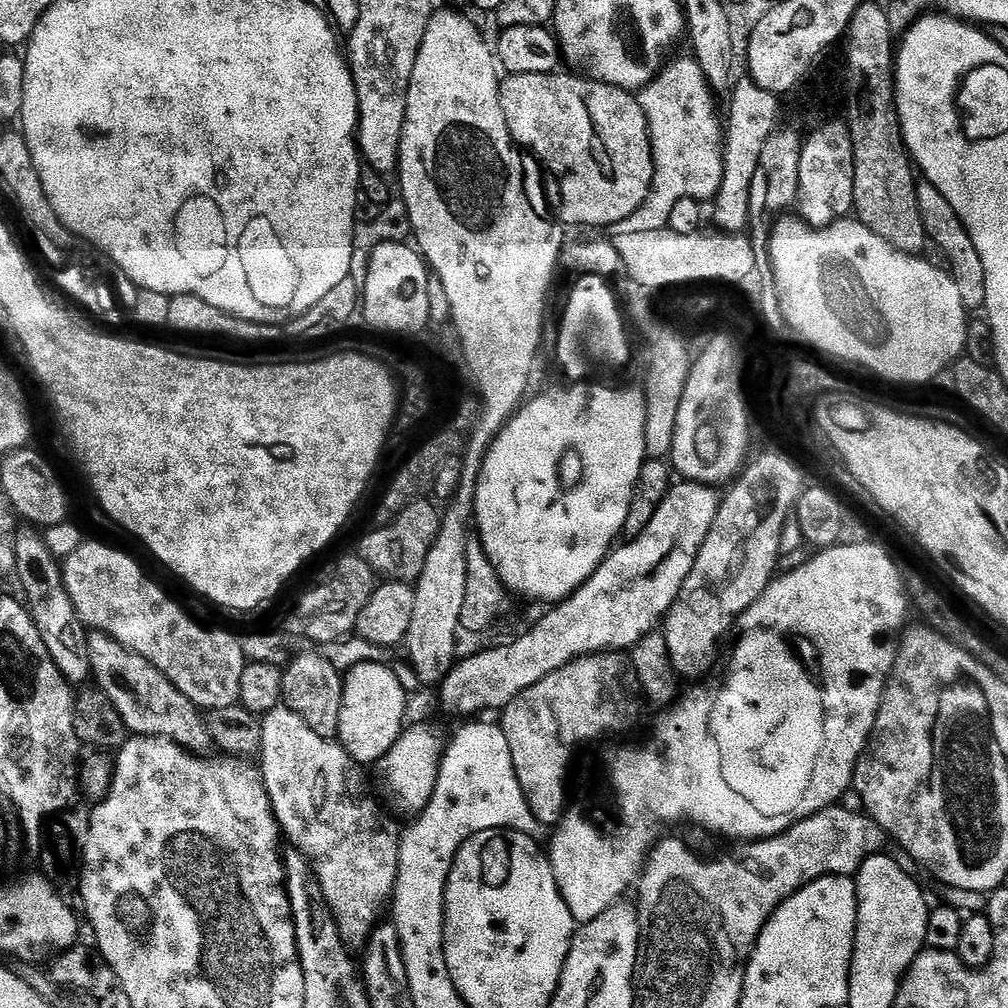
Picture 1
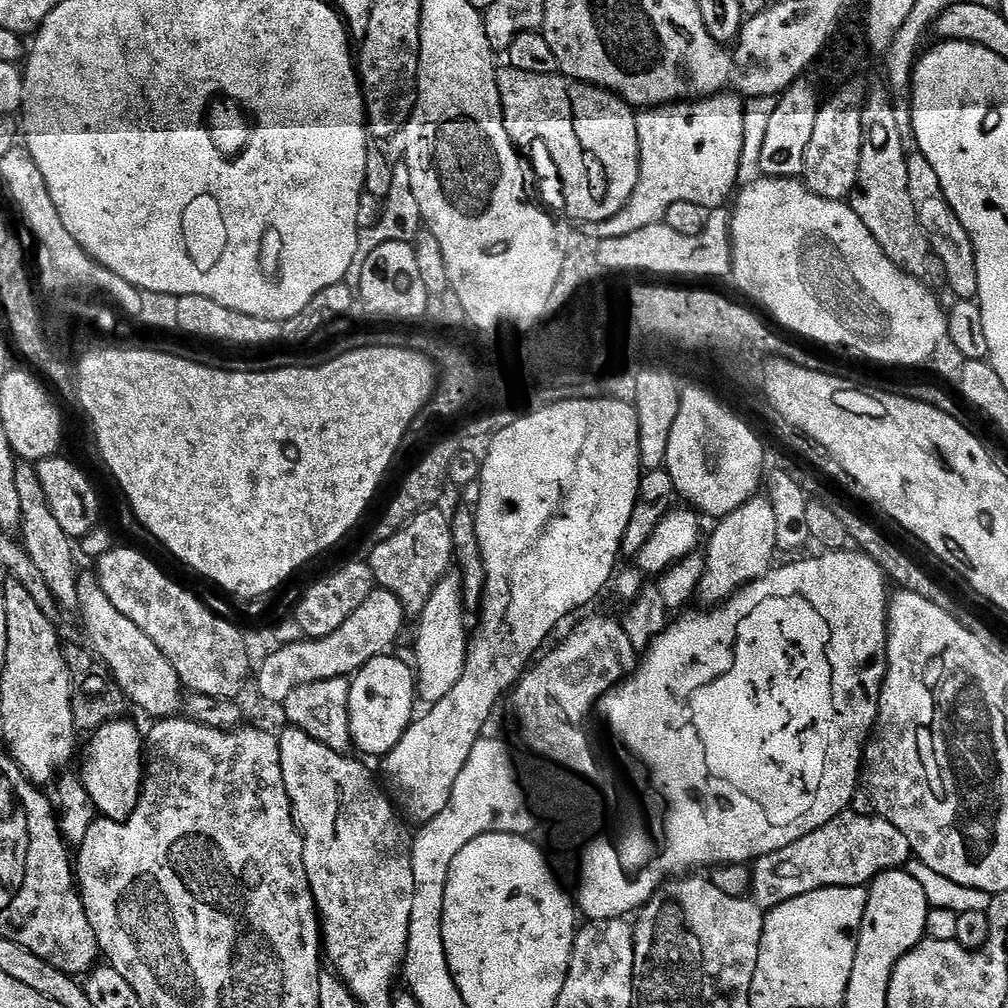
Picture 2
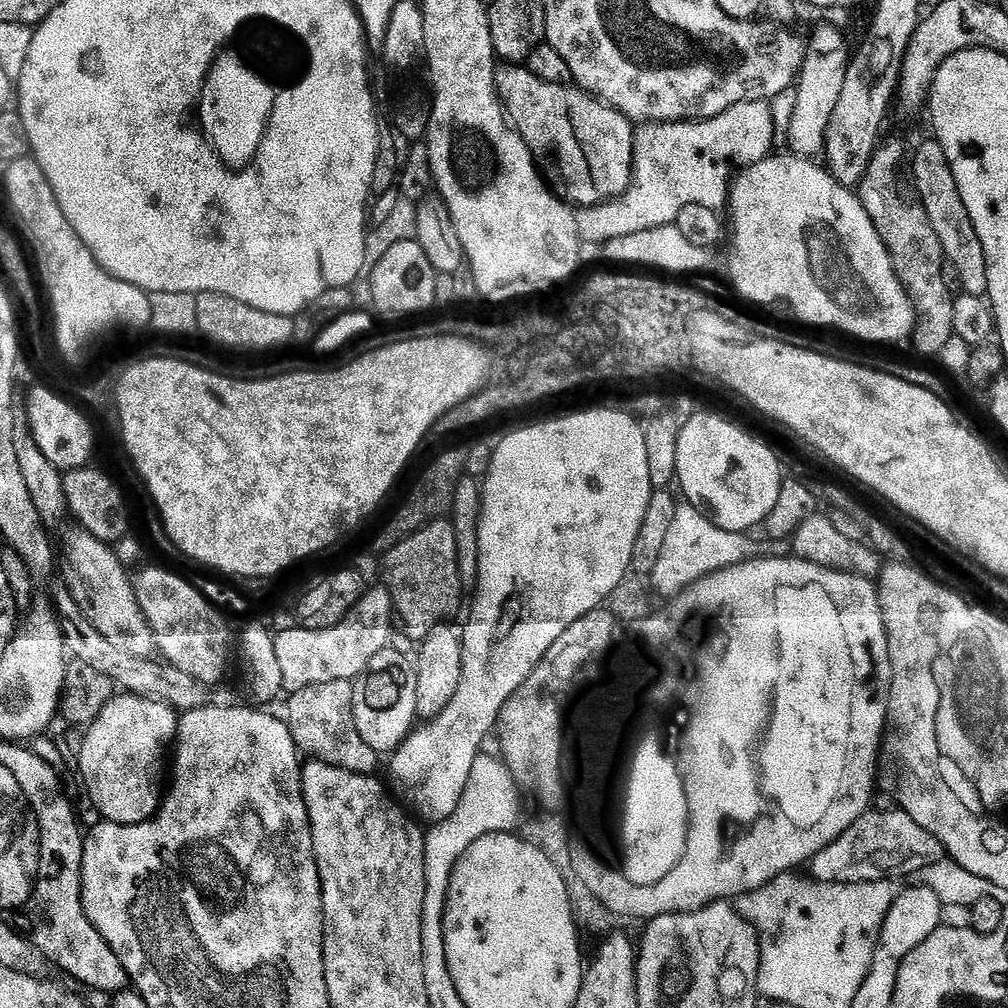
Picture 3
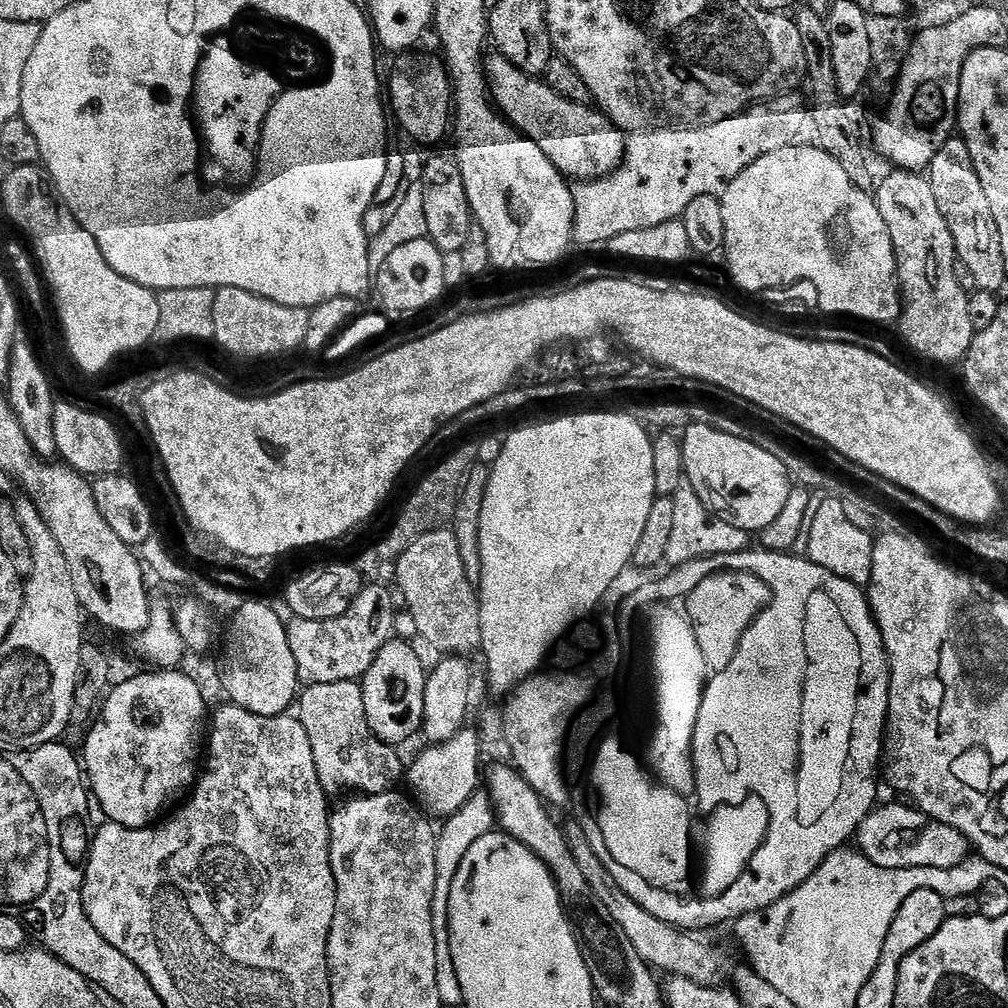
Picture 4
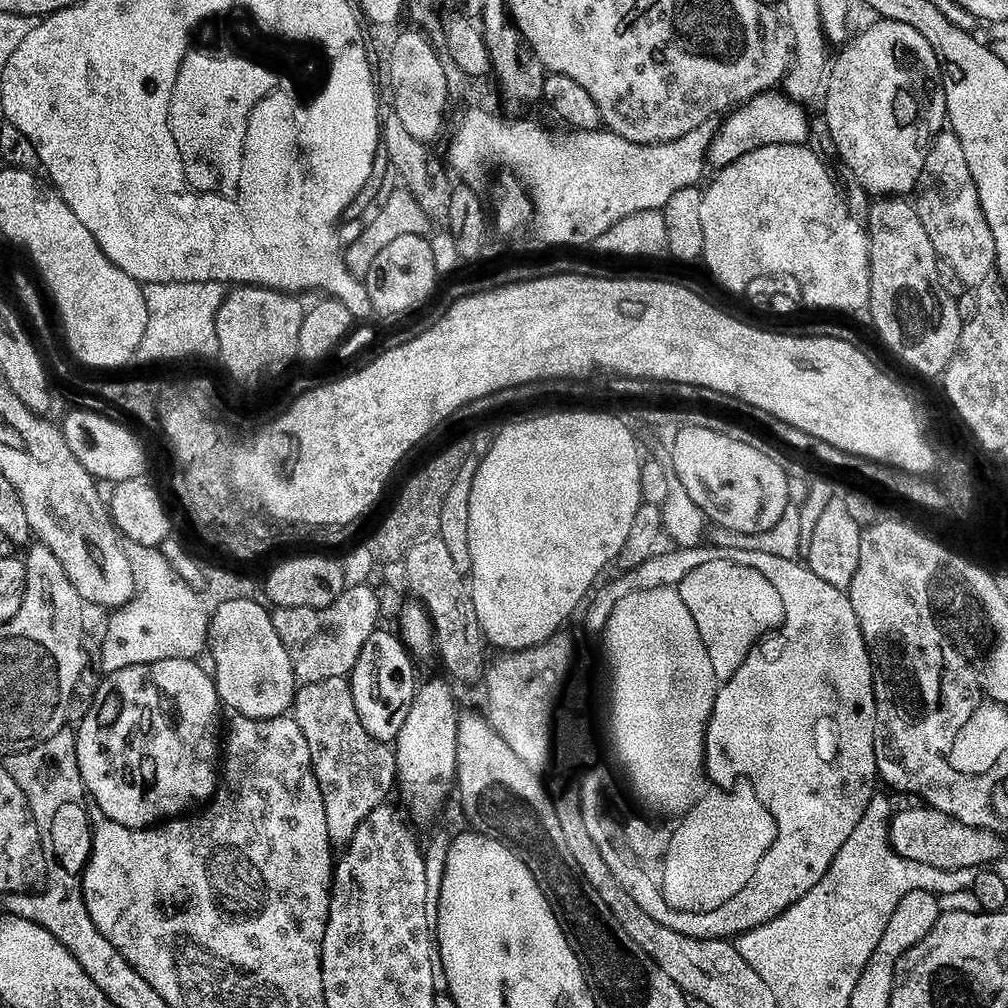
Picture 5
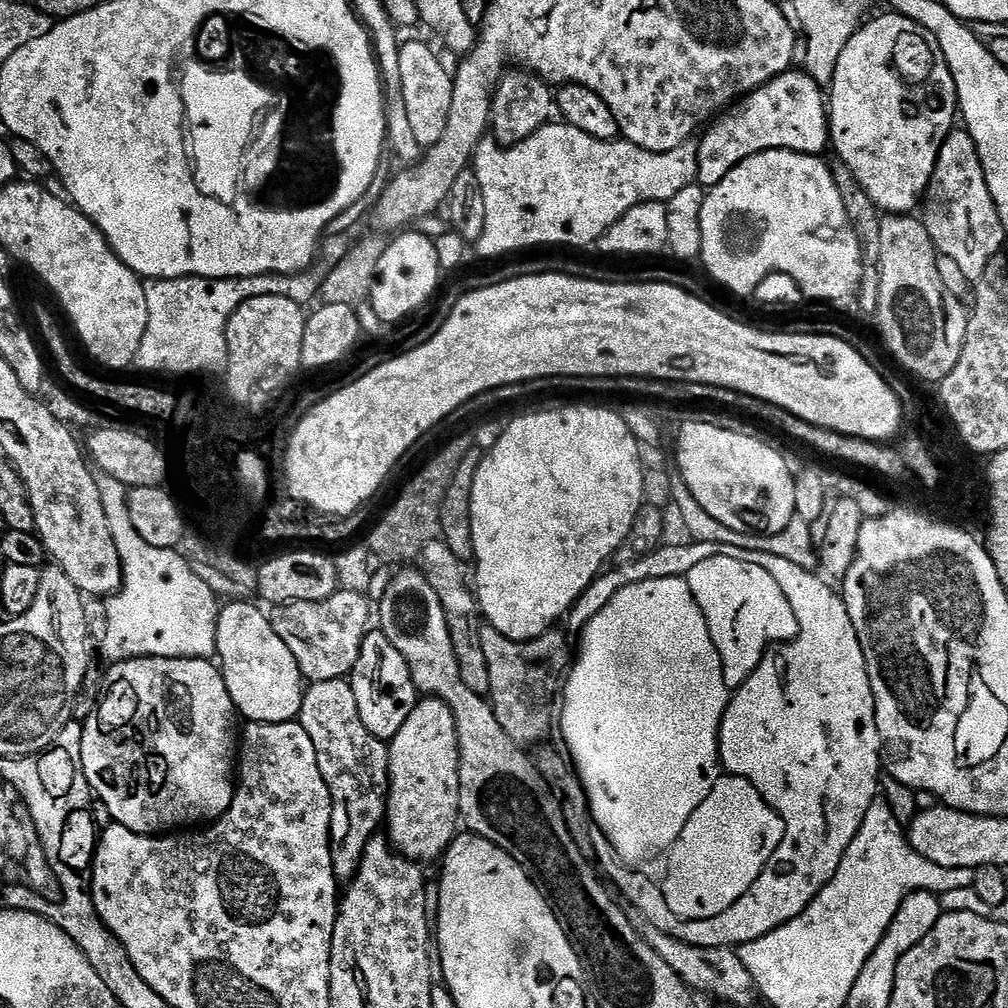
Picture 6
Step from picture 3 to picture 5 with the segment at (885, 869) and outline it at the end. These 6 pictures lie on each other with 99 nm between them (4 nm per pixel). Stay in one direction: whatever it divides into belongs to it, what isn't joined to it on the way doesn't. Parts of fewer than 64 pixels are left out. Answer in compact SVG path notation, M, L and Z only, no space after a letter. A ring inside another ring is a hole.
M919 807L908 808L905 812L897 811L888 825L888 840L902 858L953 872L967 868L980 870L985 867L983 864L995 865L1005 855L1005 841L1000 836L971 828L952 816L942 814L937 808Z

